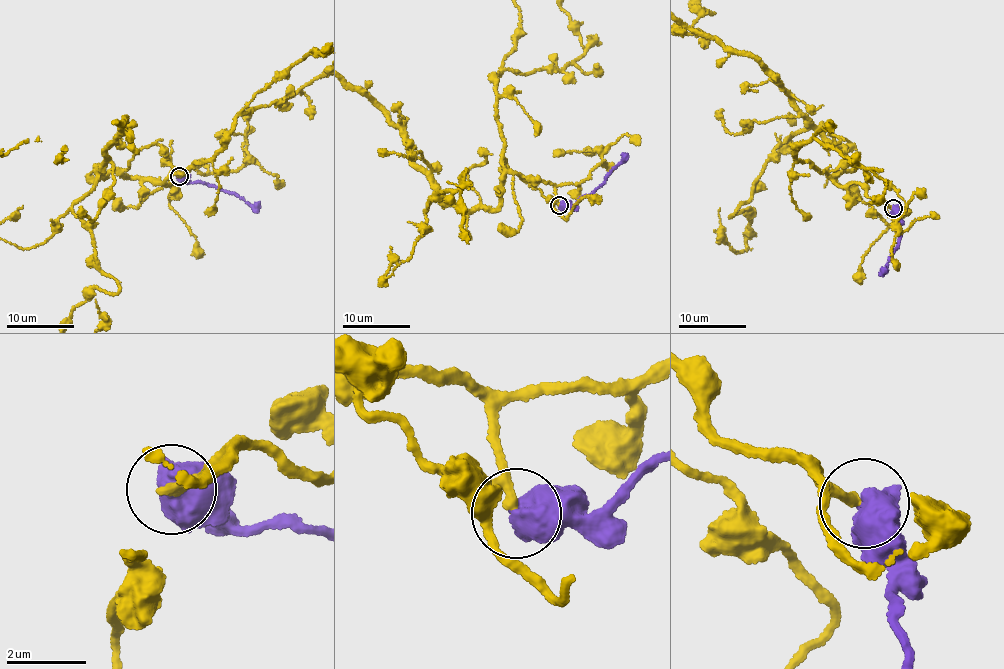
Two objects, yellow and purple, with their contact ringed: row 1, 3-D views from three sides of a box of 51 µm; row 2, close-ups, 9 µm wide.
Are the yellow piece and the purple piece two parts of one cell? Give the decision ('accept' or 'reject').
accept

